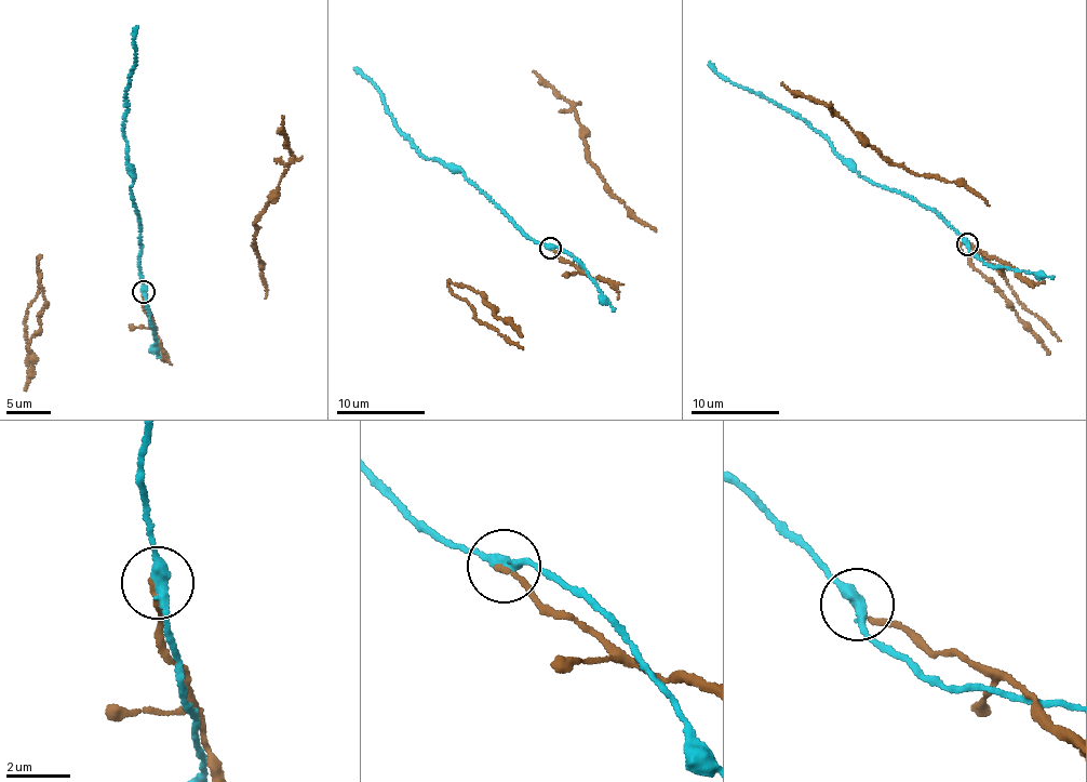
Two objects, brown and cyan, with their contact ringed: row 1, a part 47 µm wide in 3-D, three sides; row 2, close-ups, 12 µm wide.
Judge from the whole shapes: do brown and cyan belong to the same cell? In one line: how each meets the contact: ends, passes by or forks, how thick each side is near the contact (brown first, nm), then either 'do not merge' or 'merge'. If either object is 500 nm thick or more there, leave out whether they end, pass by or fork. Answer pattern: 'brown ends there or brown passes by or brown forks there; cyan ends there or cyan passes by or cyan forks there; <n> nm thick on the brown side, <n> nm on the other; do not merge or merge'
brown ends there; cyan passes by; 150 nm thick on the brown side, 320 nm on the other; do not merge

